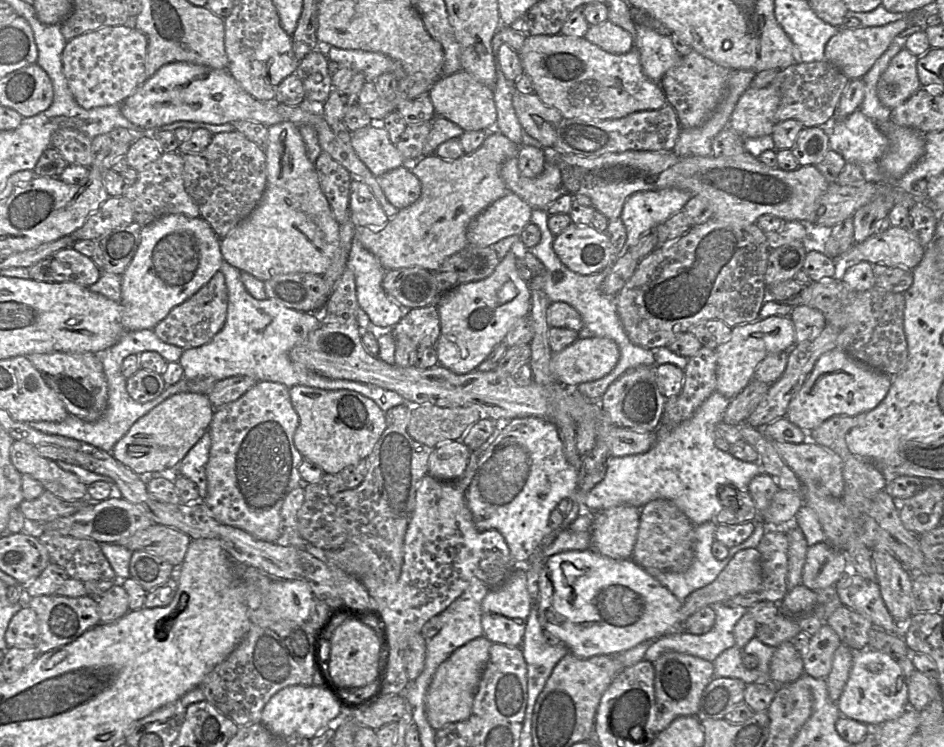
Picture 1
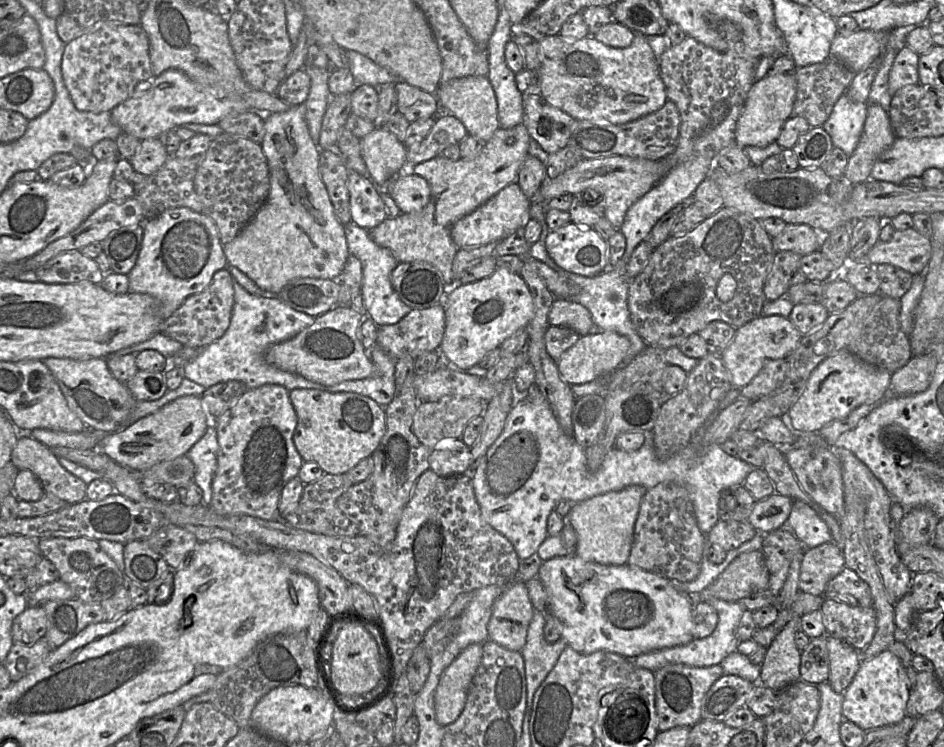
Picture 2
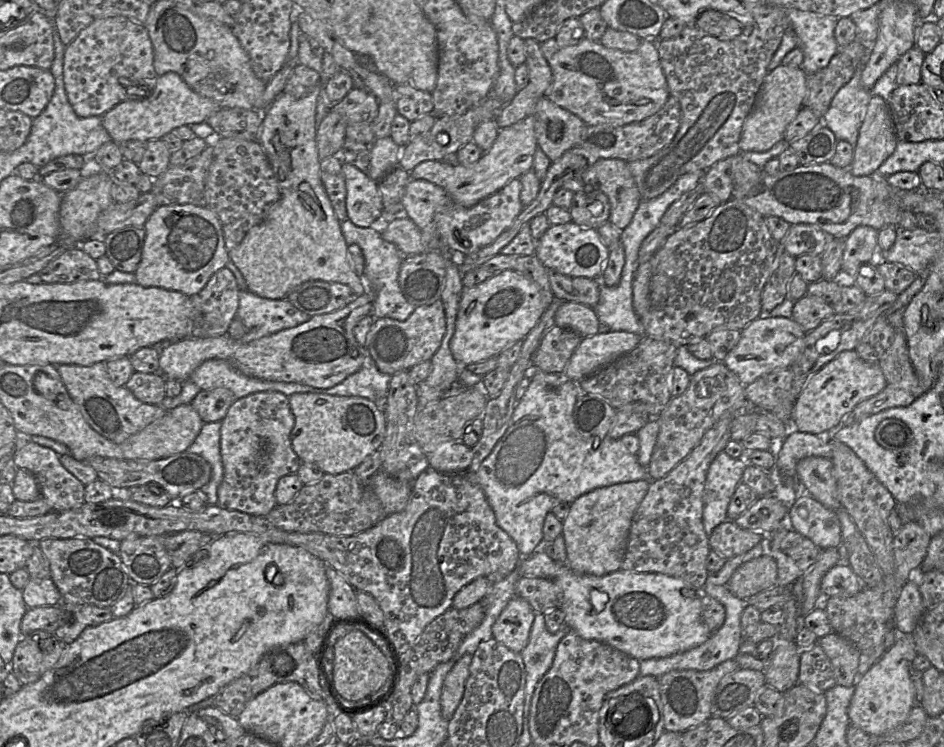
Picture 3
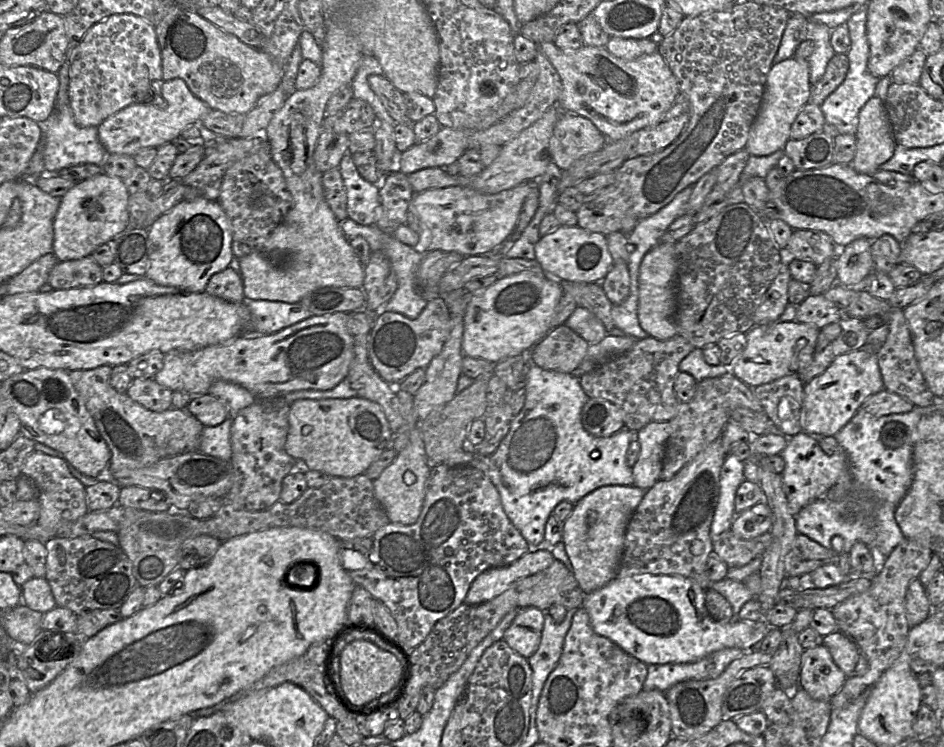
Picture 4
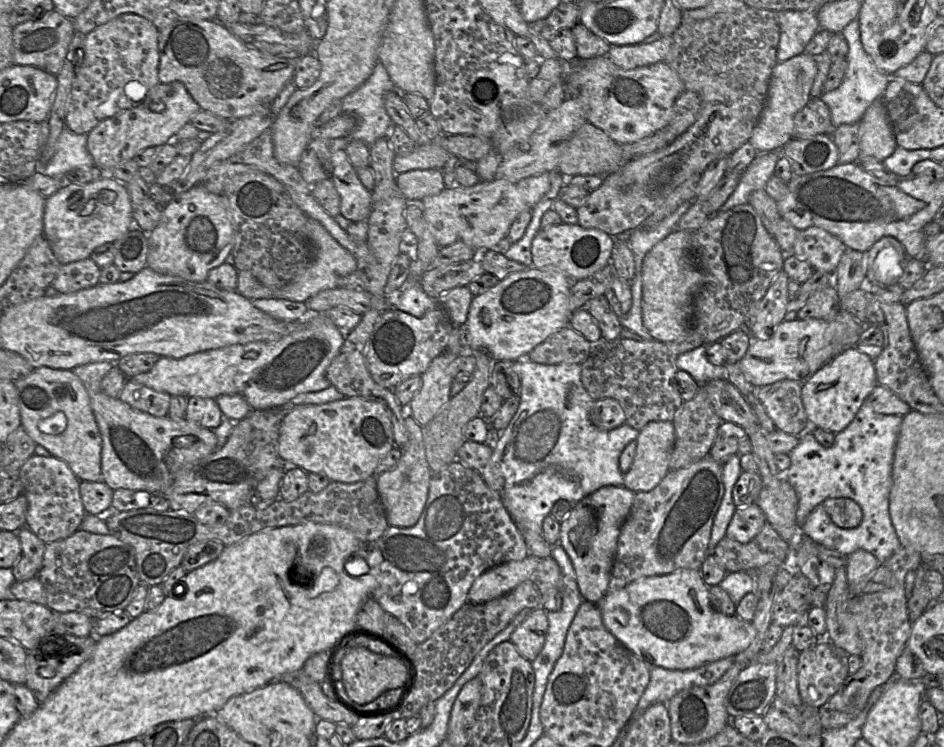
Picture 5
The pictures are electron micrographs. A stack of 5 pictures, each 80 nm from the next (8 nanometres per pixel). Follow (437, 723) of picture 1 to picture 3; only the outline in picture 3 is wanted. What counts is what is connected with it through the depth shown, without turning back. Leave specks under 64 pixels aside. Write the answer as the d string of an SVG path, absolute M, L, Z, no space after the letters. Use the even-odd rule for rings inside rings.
M463 655L447 673L441 691L440 704L442 717L450 721L462 701L465 684L470 675L473 655Z

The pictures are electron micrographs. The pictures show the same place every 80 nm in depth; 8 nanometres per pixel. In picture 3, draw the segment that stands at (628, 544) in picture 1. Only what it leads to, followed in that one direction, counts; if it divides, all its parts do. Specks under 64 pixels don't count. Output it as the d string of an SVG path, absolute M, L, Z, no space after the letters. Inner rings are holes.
M651 480L618 483L590 491L570 504L567 517L563 520L562 535L565 540L568 566L579 574L605 576L622 569L633 517L645 498Z

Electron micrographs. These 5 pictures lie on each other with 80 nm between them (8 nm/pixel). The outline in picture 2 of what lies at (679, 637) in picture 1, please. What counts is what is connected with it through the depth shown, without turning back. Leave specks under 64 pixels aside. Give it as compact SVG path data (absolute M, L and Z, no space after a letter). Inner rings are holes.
M716 598L710 599L708 602L711 603L718 613L718 623L712 634L704 638L694 638L684 645L641 654L635 659L632 659L635 667L645 668L652 672L671 664L683 664L691 667L710 667L720 664L729 654L738 651L737 646L740 641L737 637L737 628L746 608L739 602L728 602Z

